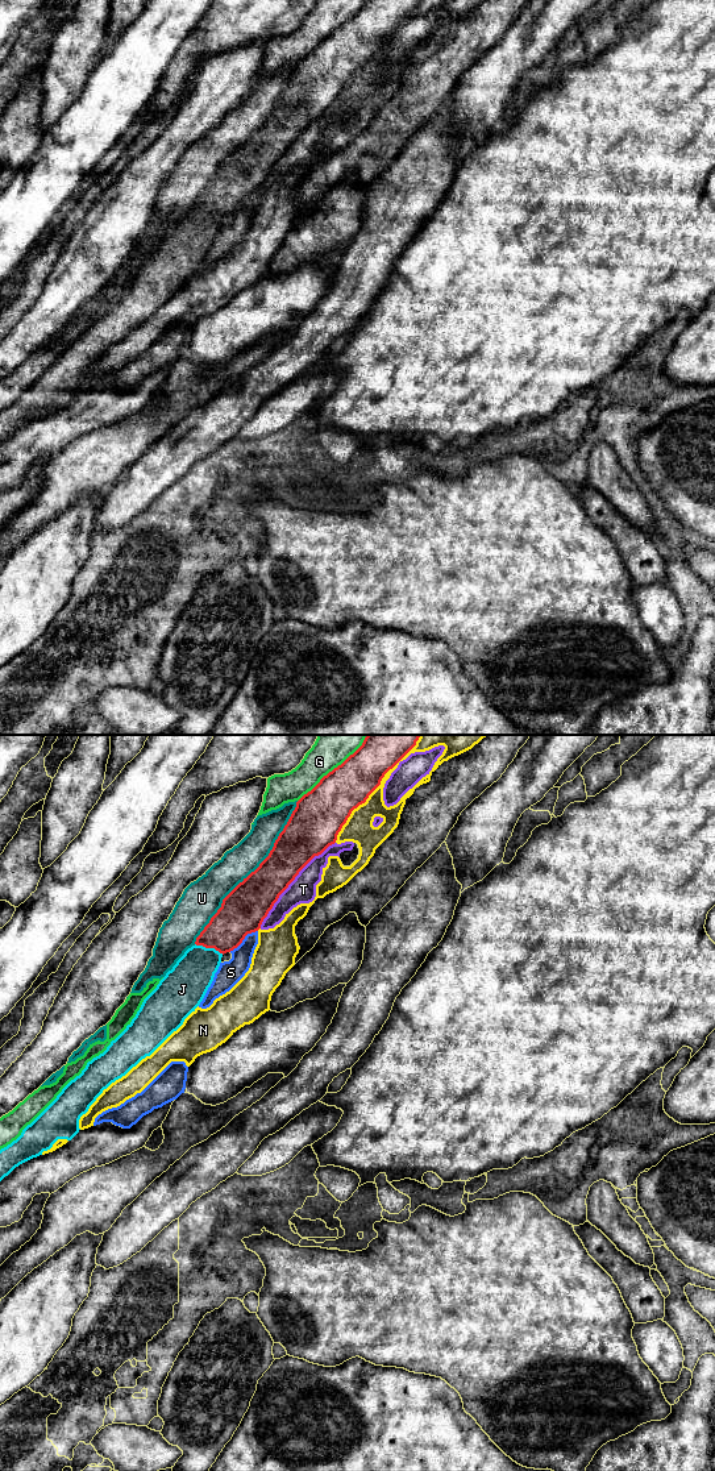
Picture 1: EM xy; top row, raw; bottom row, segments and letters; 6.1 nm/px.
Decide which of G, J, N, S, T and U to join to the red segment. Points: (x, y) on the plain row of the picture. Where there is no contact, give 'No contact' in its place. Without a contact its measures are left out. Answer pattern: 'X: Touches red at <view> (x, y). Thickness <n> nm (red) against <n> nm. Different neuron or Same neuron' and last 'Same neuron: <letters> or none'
G: Touches red at xy (333, 32). Thickness 300 nm (red) against 200 nm. Different neuron
J: Touches red at xy (210, 210). Thickness 240 nm (red) against 260 nm. Same neuron
N: Touches red at xy (373, 53). Thickness 280 nm (red) against 180 nm. Different neuron
S: Touches red at xy (244, 200). Thickness 280 nm (red) against 150 nm. Different neuron
T: Touches red at xy (291, 144). Thickness 260 nm (red) against 160 nm. Different neuron
U: Touches red at xy (252, 134). Thickness 280 nm (red) against 200 nm. Different neuron
Same neuron: J

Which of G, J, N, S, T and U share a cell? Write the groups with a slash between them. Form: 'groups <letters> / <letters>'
groups G / J / N / S T / U

